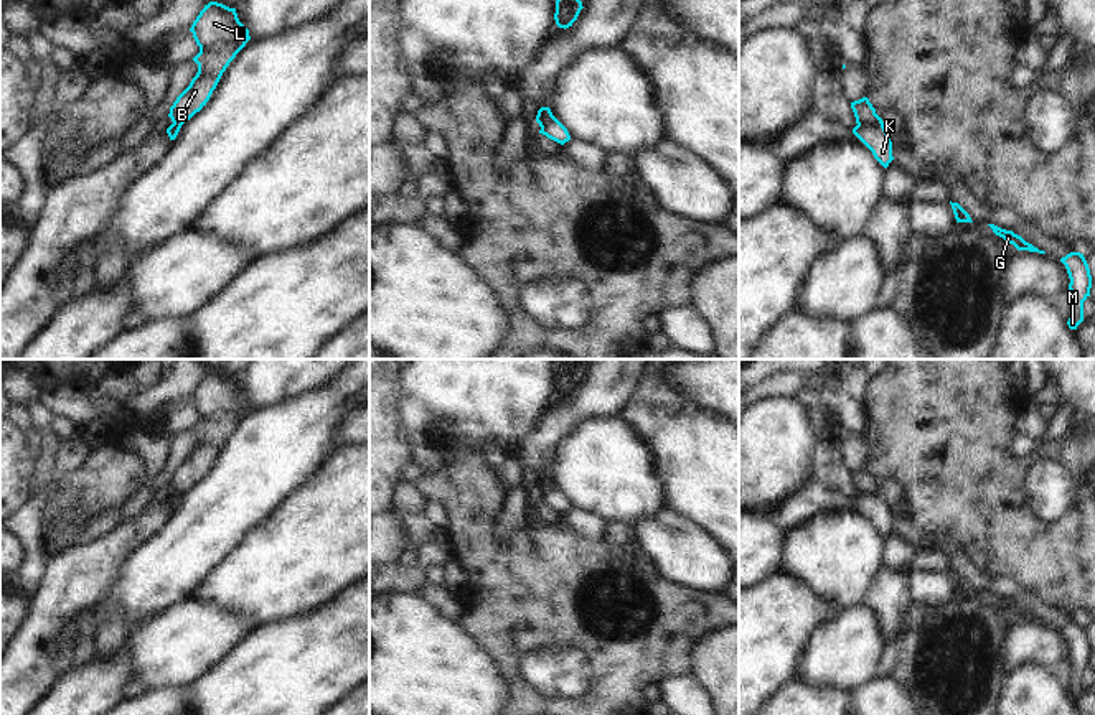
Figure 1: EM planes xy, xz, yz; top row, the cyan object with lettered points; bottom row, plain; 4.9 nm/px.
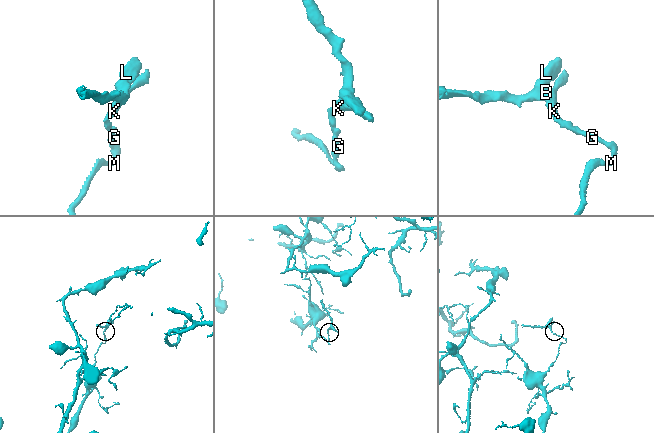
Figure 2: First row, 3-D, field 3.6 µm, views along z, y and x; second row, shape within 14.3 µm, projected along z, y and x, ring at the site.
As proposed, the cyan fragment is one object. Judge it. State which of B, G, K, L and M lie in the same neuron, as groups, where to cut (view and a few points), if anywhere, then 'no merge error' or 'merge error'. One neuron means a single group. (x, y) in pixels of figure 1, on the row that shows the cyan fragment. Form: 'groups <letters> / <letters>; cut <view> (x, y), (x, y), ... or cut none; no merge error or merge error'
groups B L / G K M; cut yz (876, 114), (858, 124); merge error

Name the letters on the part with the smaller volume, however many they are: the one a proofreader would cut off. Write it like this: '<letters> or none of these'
B, L

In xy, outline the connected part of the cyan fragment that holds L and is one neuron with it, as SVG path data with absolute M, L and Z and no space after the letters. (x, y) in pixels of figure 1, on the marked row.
M218 2L204 5L190 31L200 46L193 58L198 72L170 107L168 117L176 125L183 125L206 105L229 63L251 40L236 8Z

